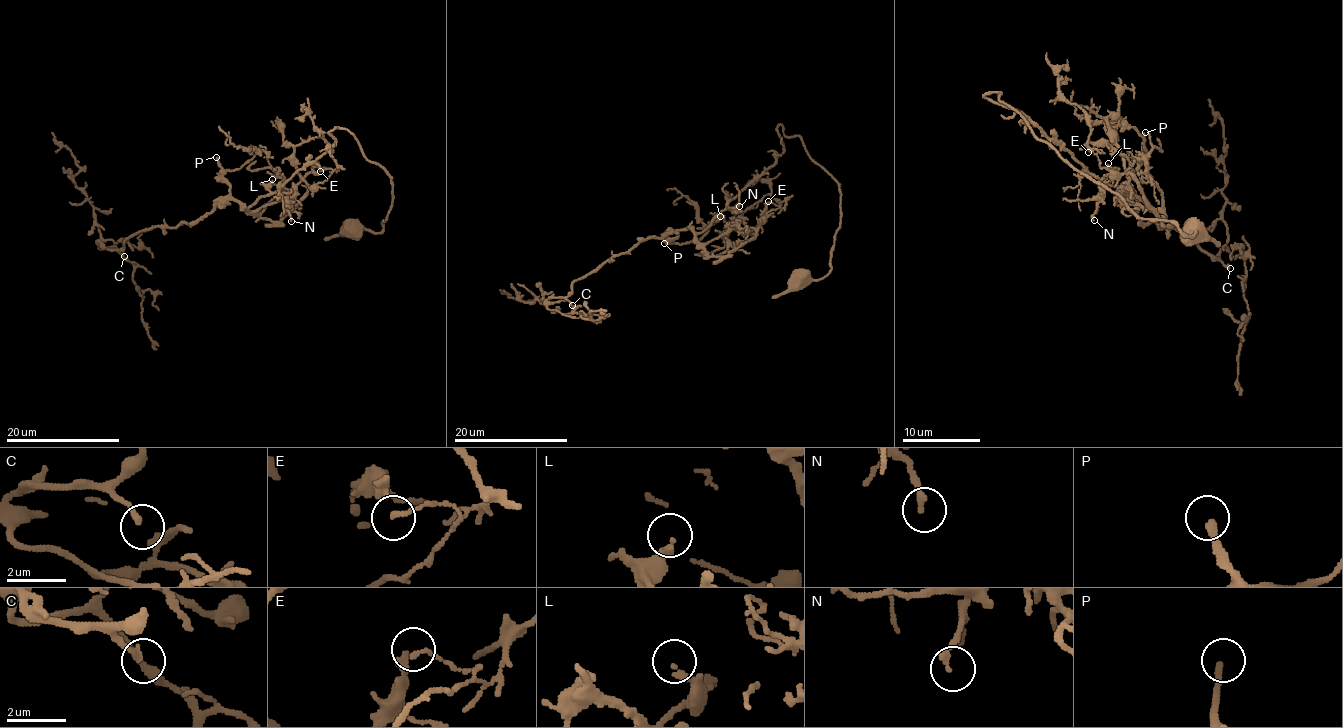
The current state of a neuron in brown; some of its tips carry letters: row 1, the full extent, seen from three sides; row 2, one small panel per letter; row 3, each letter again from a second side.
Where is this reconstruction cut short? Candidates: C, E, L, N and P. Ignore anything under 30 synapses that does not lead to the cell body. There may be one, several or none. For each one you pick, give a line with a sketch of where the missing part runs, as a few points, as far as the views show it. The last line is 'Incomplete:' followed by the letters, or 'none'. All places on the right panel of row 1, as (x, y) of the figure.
Incomplete: P

